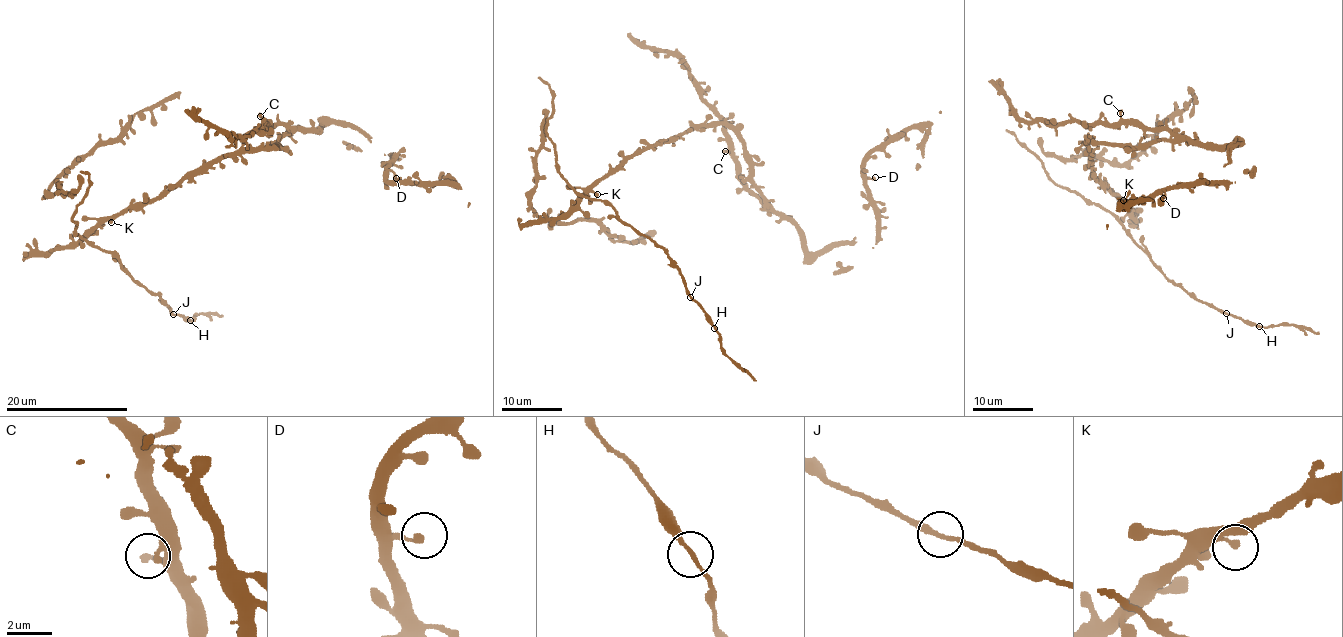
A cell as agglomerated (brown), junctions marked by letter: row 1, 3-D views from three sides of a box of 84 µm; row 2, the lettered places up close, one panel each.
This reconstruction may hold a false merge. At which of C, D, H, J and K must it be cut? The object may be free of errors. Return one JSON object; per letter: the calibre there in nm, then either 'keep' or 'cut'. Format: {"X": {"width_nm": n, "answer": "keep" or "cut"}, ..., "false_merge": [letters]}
{"C": {"width_nm": 280, "answer": "keep"}, "D": {"width_nm": 300, "answer": "keep"}, "H": {"width_nm": 190, "answer": "keep"}, "J": {"width_nm": 220, "answer": "keep"}, "K": {"width_nm": 240, "answer": "keep"}, "false_merge": []}

